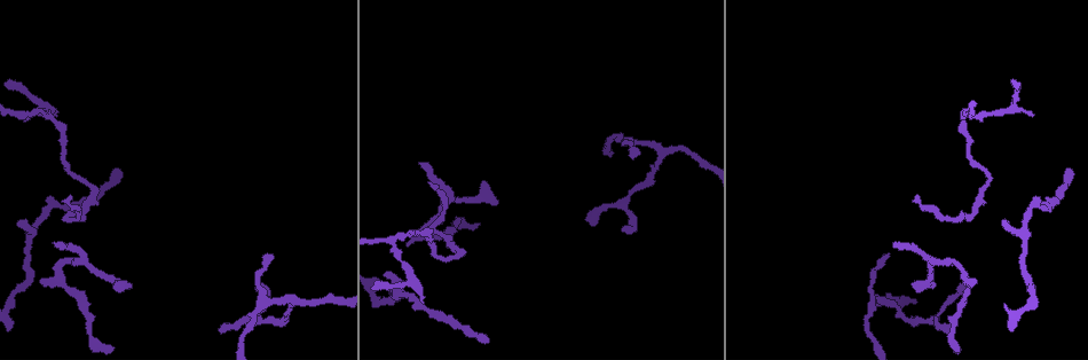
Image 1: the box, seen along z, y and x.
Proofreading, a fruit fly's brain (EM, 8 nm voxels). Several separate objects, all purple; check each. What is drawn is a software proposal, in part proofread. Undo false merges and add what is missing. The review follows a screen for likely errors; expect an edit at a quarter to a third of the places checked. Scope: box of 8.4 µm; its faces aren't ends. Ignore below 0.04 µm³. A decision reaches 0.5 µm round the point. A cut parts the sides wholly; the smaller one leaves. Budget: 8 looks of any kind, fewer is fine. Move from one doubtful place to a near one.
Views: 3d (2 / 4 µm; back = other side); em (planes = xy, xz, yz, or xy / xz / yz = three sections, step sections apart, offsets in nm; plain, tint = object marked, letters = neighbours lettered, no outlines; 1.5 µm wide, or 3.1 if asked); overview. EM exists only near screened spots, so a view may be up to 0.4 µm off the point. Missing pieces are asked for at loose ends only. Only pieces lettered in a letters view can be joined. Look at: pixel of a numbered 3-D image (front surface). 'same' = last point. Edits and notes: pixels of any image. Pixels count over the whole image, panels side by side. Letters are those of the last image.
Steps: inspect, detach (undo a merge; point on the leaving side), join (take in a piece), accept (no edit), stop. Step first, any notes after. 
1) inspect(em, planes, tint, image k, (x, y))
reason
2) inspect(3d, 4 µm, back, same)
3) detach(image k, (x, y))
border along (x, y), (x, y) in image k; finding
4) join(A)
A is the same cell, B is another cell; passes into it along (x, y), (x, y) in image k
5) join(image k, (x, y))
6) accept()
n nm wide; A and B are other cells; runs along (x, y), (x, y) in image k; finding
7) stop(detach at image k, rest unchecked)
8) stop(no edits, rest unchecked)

inspect(em, planes, letters, image 1, (396, 237))
a fork

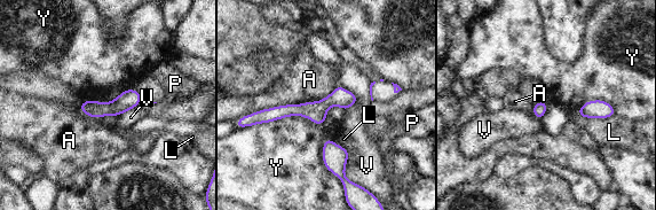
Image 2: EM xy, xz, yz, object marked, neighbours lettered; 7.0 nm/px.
accept()
100 nm wide; A, L, P, V and Y are other cells; runs along (354, 99), (262, 118) in image 2; one neuron here

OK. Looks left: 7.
inspect(3d, 2 µm, image 1, (40, 283))
free end

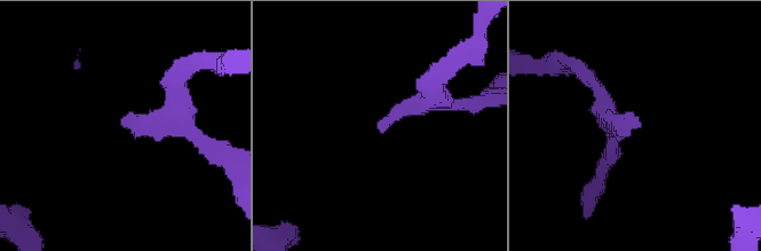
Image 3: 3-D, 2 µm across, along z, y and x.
inspect(em, planes, letters, image 3, (121, 123))

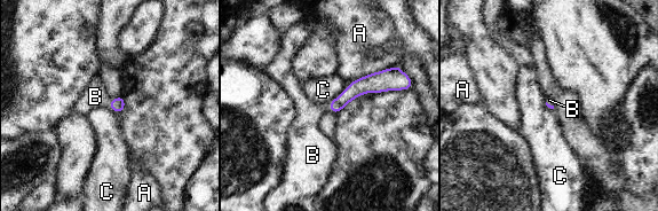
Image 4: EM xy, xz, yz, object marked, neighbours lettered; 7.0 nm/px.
join(B)
B is the same cell, A and C are other cells; passes into it along (117, 104), (110, 102), (95, 96) in image 4; the neuron continues

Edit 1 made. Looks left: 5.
inspect(overview)

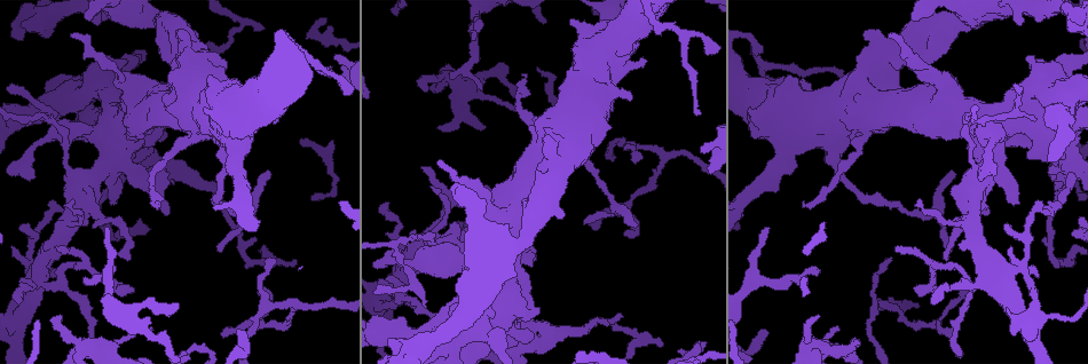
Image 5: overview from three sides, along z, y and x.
inspect(em, planes, letters, image 5, (151, 330))
an open end

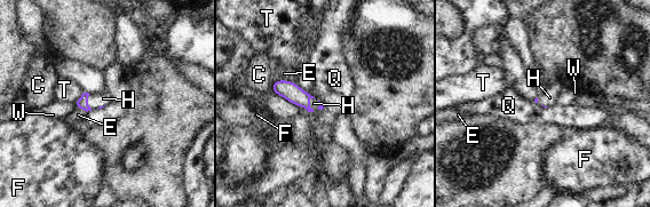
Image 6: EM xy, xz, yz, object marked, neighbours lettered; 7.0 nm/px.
join(H)
H is the same cell, C, E, F, Q, T and W are other cells; it goes on there

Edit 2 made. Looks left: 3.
stop(join at image 4, join at image 6, rest unchecked)

